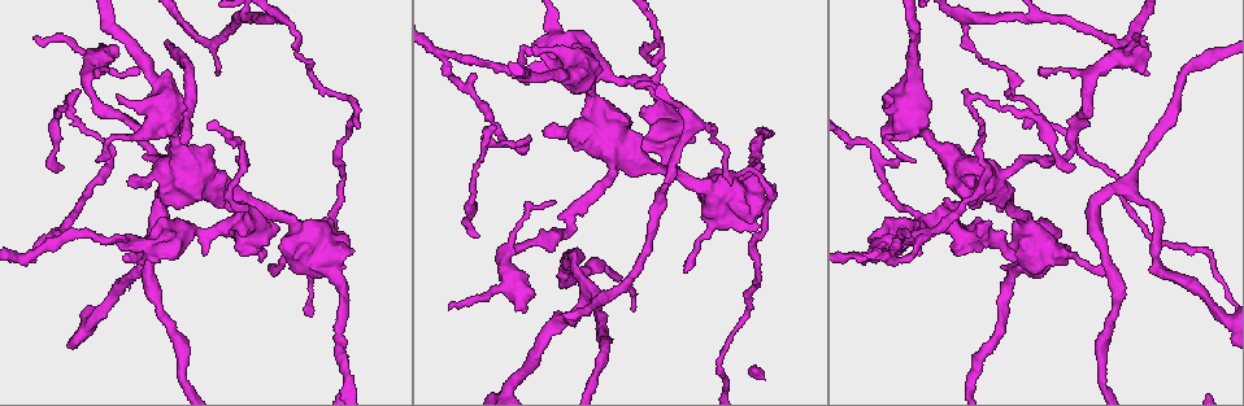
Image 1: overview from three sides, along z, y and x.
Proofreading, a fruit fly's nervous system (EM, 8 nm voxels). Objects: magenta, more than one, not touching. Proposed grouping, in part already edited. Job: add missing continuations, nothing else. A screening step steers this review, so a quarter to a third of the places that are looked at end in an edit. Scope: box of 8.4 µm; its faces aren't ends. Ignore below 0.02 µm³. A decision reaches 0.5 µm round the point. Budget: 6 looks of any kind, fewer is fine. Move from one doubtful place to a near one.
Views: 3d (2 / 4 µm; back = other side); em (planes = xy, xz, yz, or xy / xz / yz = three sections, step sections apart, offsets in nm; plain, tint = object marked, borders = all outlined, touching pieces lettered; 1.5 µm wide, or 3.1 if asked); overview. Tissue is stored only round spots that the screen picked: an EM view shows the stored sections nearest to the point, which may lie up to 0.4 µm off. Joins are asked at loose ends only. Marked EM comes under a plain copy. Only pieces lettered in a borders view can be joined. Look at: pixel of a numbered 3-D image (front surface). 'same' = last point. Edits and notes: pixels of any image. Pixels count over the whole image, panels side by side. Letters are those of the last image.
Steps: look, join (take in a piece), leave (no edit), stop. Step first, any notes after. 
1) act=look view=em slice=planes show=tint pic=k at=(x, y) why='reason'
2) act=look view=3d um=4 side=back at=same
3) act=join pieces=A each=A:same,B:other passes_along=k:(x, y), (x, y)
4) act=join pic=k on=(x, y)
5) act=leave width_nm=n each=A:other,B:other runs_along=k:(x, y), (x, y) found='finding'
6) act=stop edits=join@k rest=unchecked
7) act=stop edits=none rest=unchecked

act=look view=3d um=2 pic=1 at=(1146, 72) why='thin end'

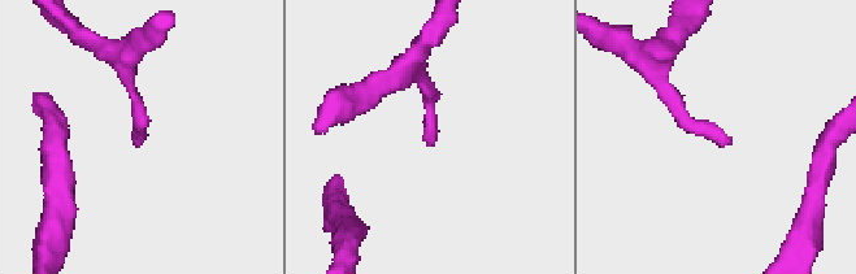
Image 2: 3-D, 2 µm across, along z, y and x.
act=look view=em slice=yz step=4 show=borders pic=2 at=(727, 144) why='need the tissue'

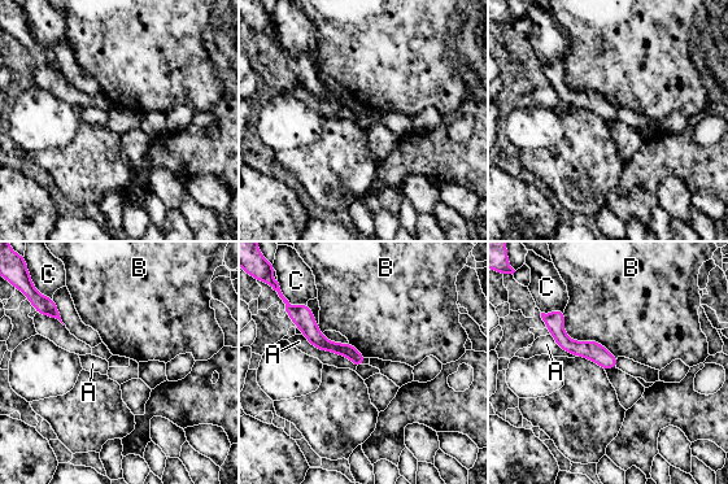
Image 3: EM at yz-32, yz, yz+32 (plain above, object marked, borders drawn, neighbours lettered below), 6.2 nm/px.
act=look view=em slice=planes show=borders at=same why='cut it another way'

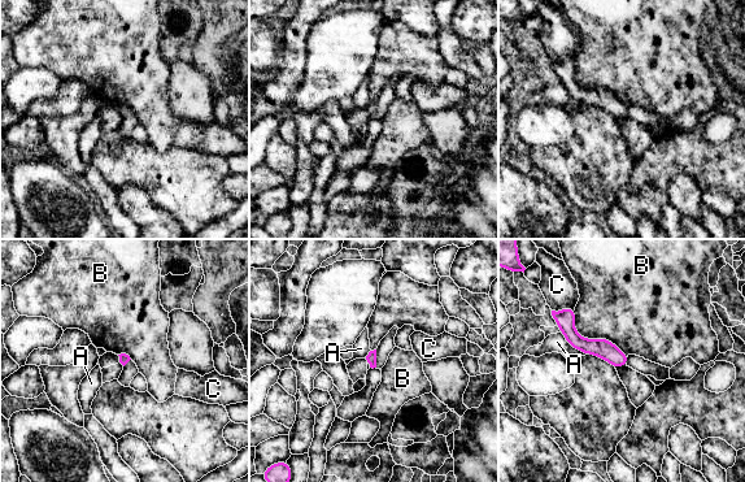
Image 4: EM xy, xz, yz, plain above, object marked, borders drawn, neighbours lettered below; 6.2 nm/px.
act=leave each=A:other,B:other,C:other border=4:(574, 309), (580, 335), (627, 356) found='none of them fits'

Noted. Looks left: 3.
act=look view=em slice=planes show=borders pic=1 at=(451, 305) why='an open end'

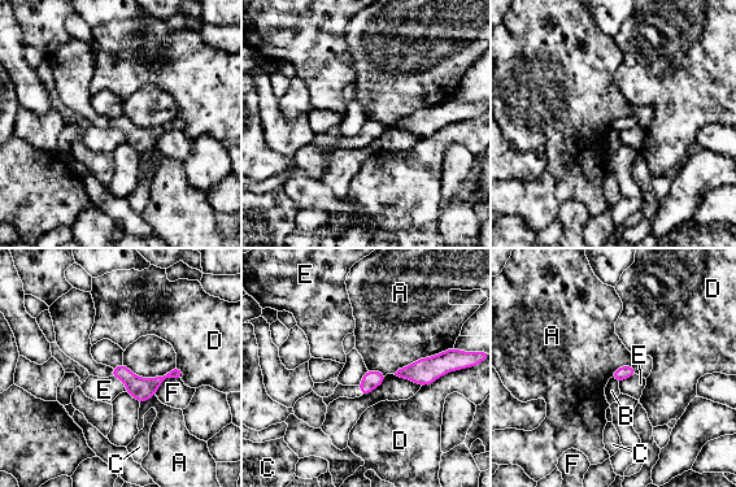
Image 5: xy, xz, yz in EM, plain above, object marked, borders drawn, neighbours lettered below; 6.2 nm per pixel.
act=leave width_nm=90 each=A:other,B:other,C:other,D:other,E:other,F:other runs_along=5:(114, 370), (134, 383), (179, 373) found='no lettered piece goes on from it'

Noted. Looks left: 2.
act=look view=em slice=planes show=borders pic=1 at=(651, 62) why='free end'

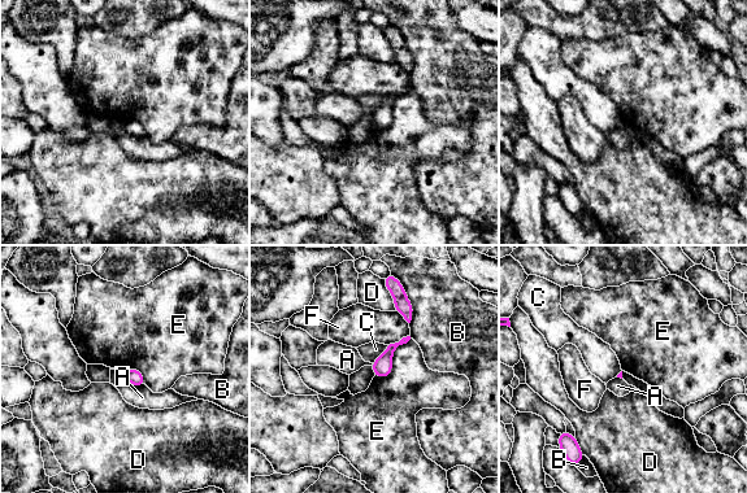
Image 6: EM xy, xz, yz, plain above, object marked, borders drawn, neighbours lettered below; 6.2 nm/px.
act=leave each=A:other,B:other,C:other,D:other,E:other,F:other border=6:(411, 339), (374, 376) found='none of them fits'

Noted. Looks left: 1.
act=stop edits=none rest=unchecked

